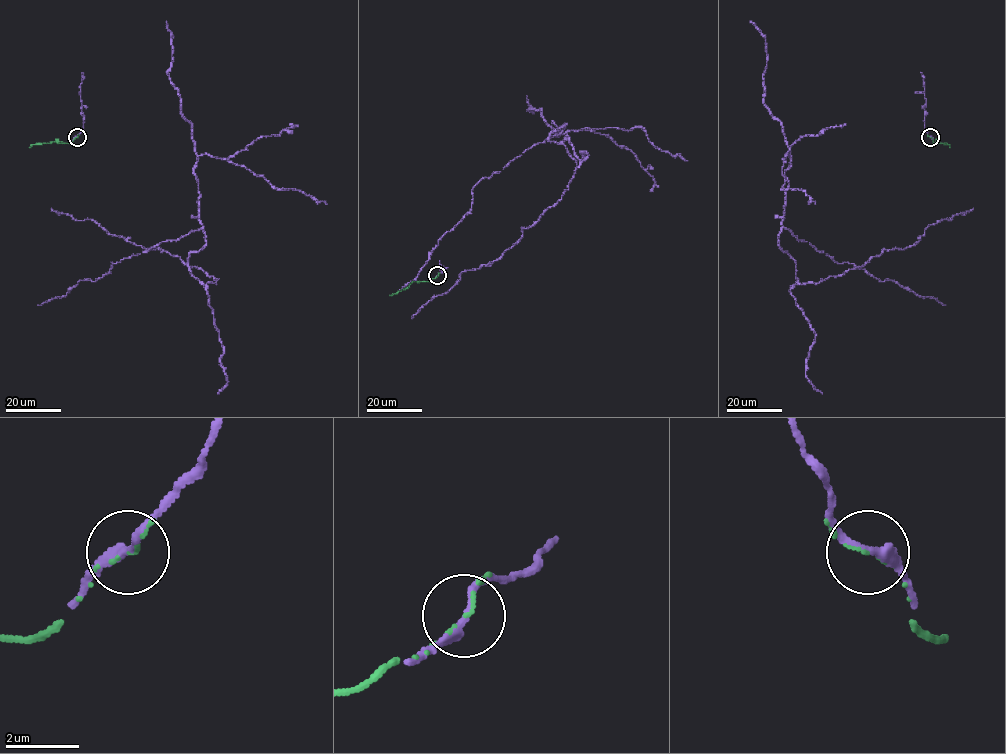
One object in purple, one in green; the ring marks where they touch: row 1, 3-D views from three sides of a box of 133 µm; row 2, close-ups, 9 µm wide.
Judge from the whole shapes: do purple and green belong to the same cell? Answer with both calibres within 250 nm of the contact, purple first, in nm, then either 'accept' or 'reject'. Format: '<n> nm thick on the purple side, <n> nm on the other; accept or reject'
240 nm thick on the purple side, 70 nm on the other; accept

